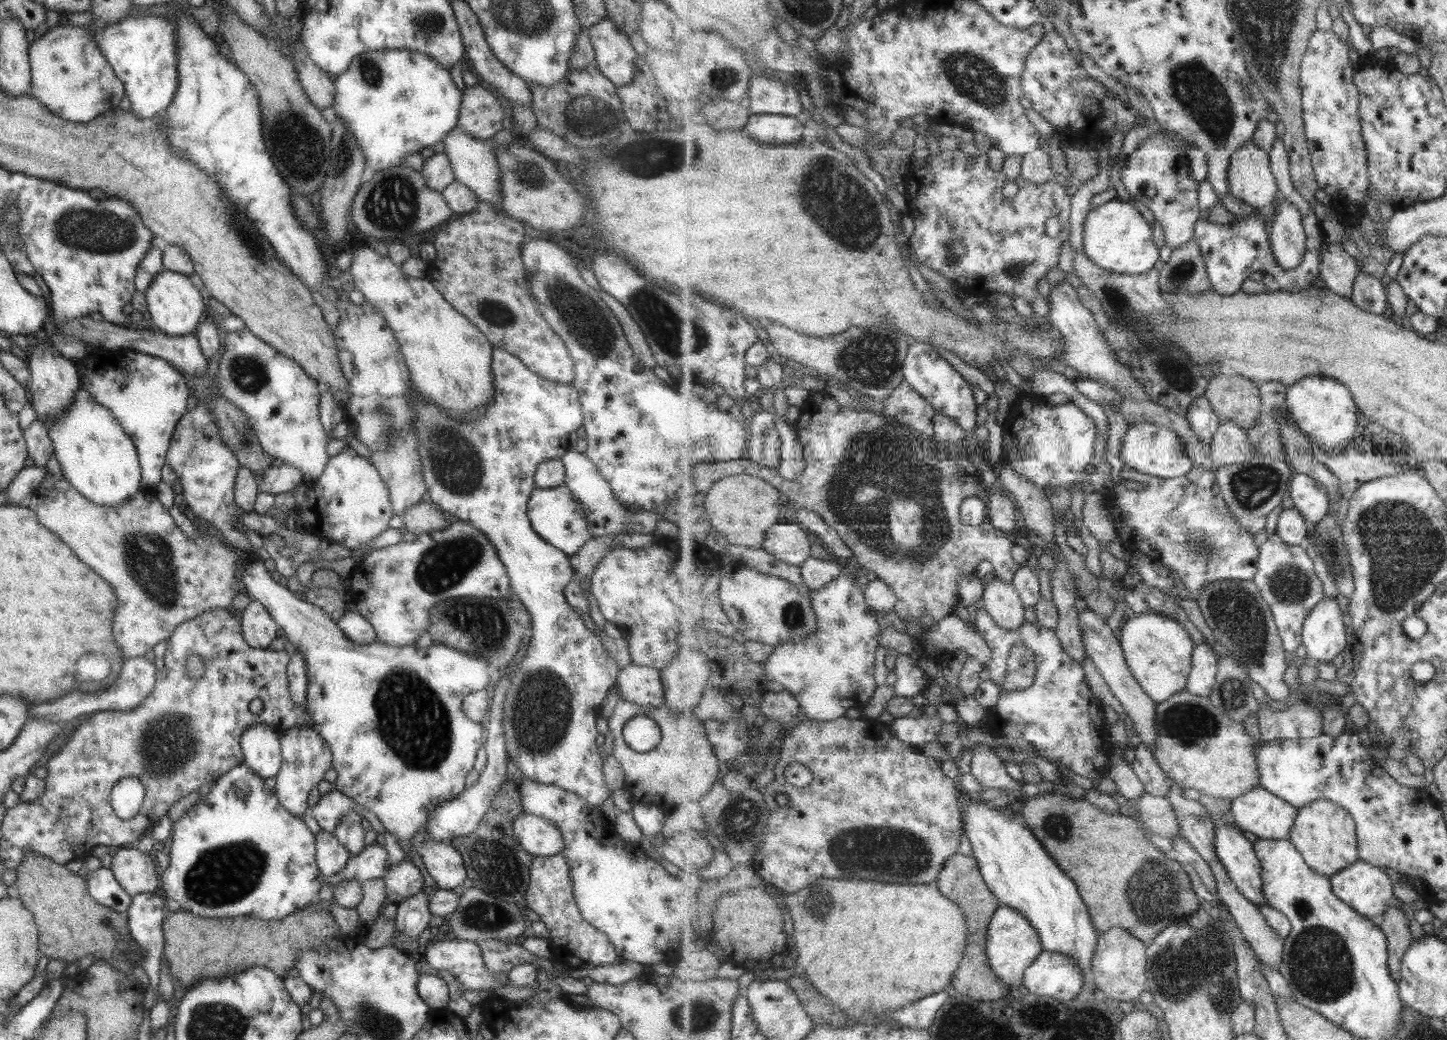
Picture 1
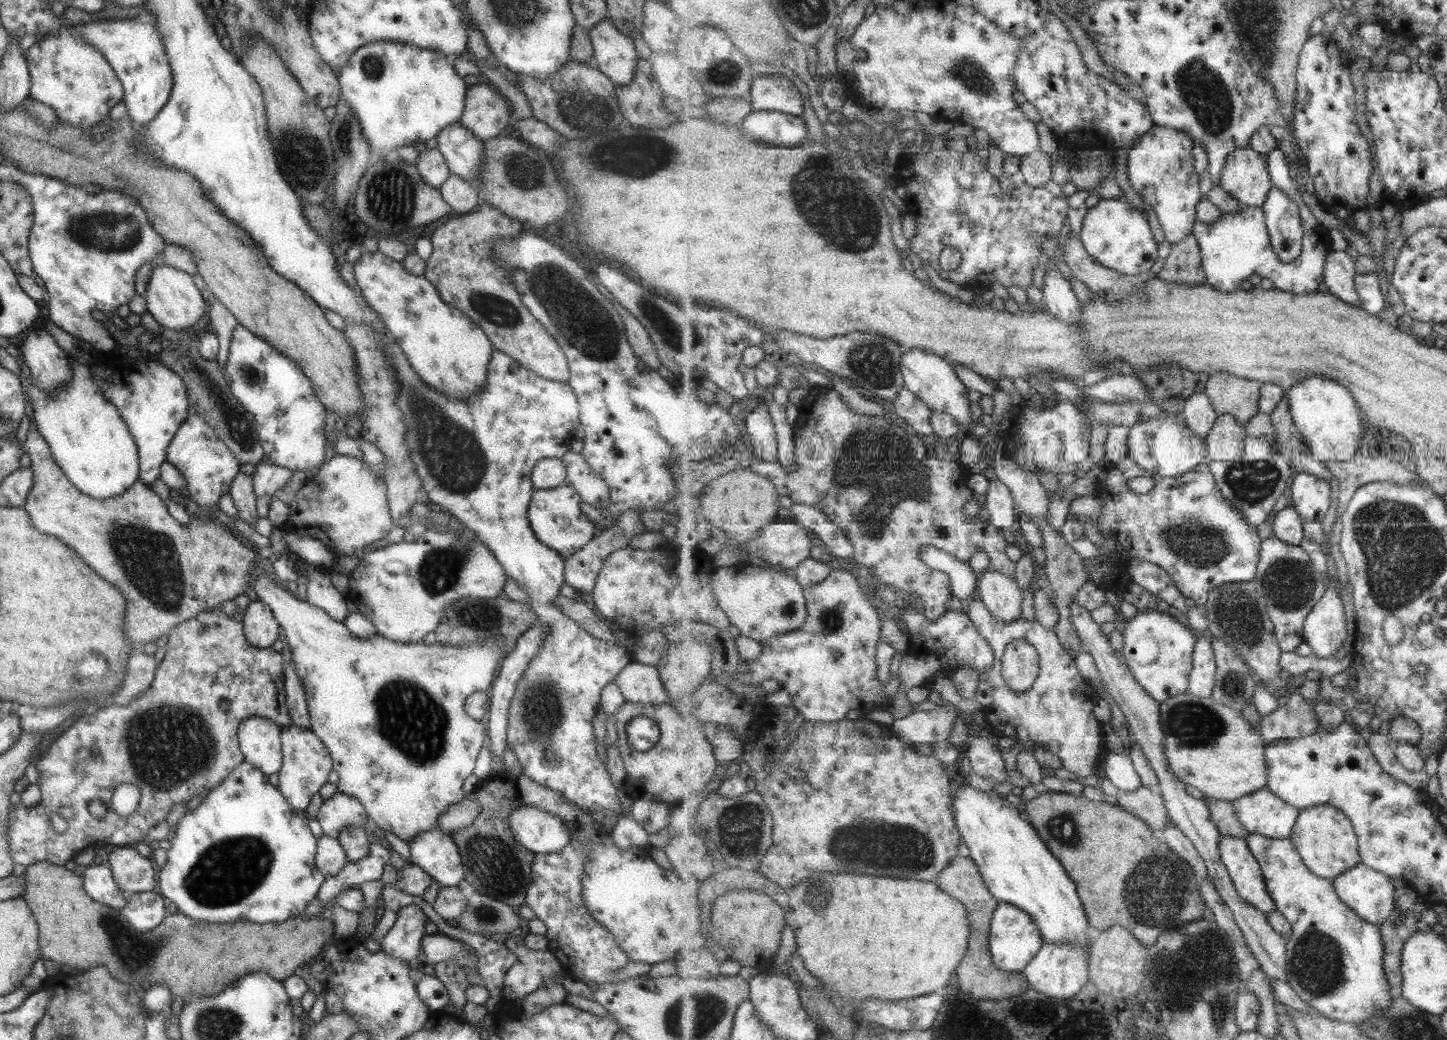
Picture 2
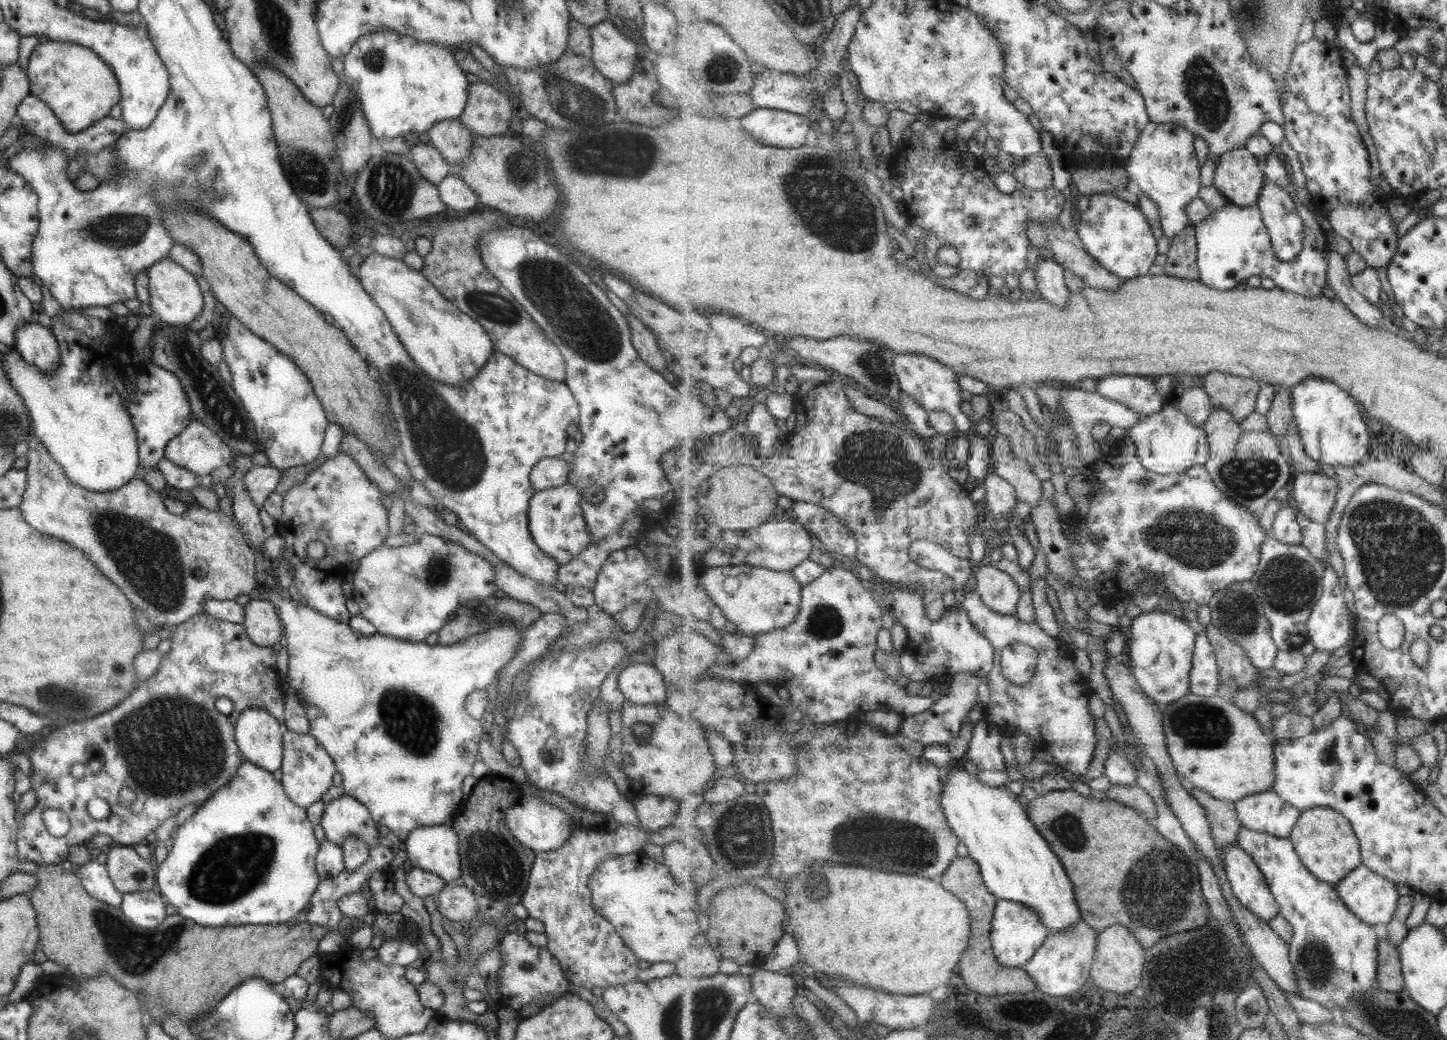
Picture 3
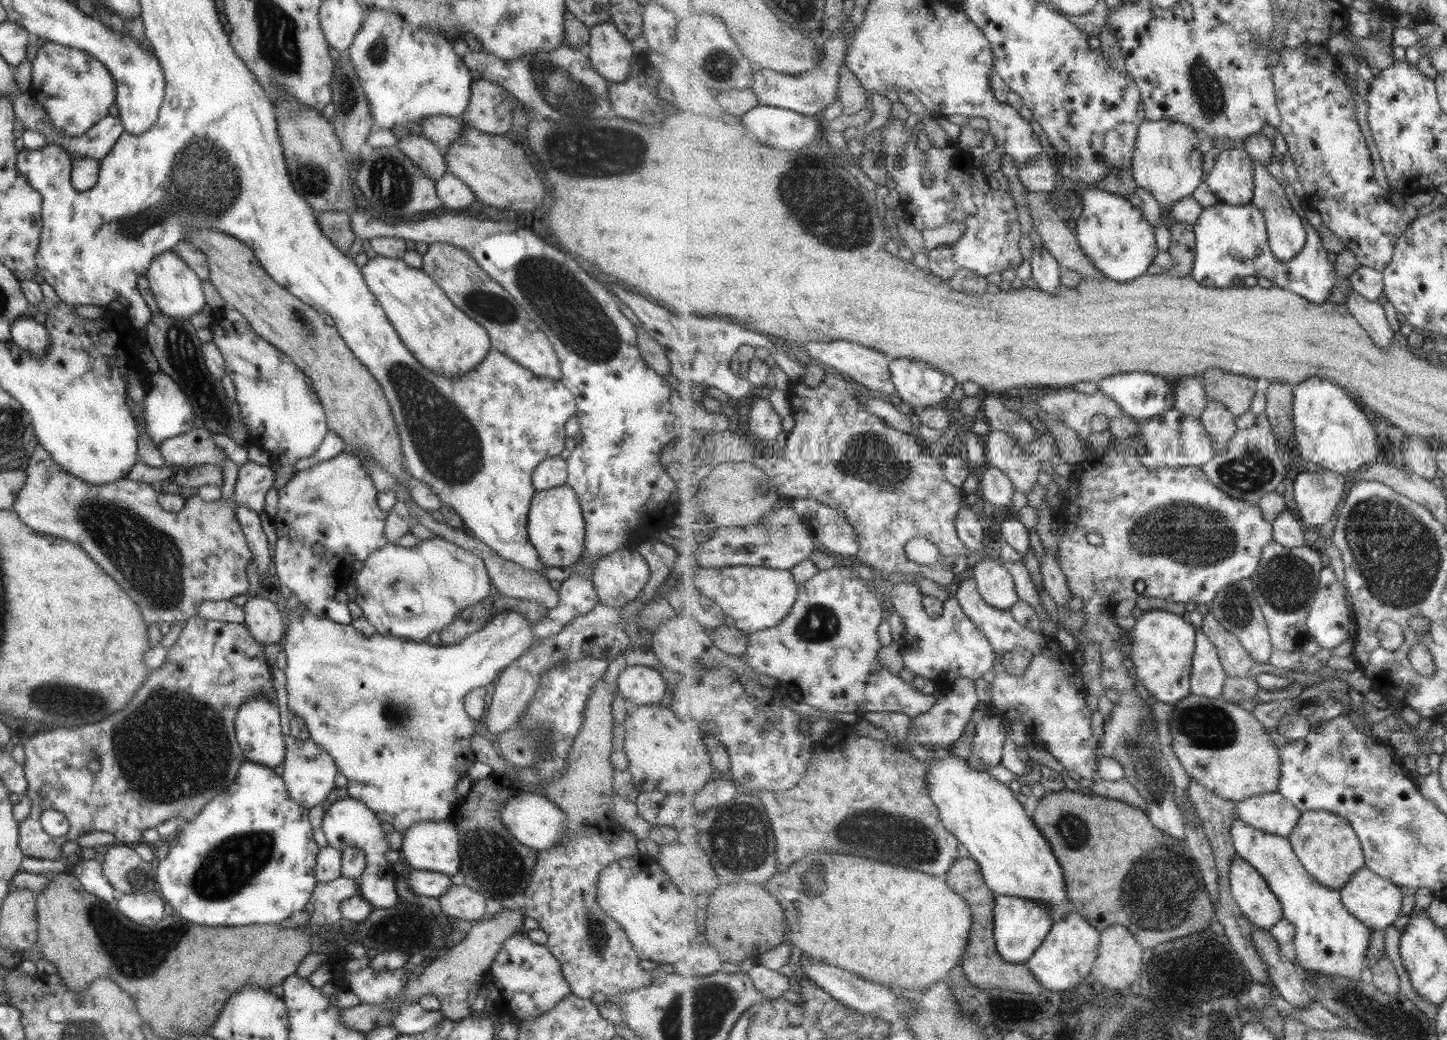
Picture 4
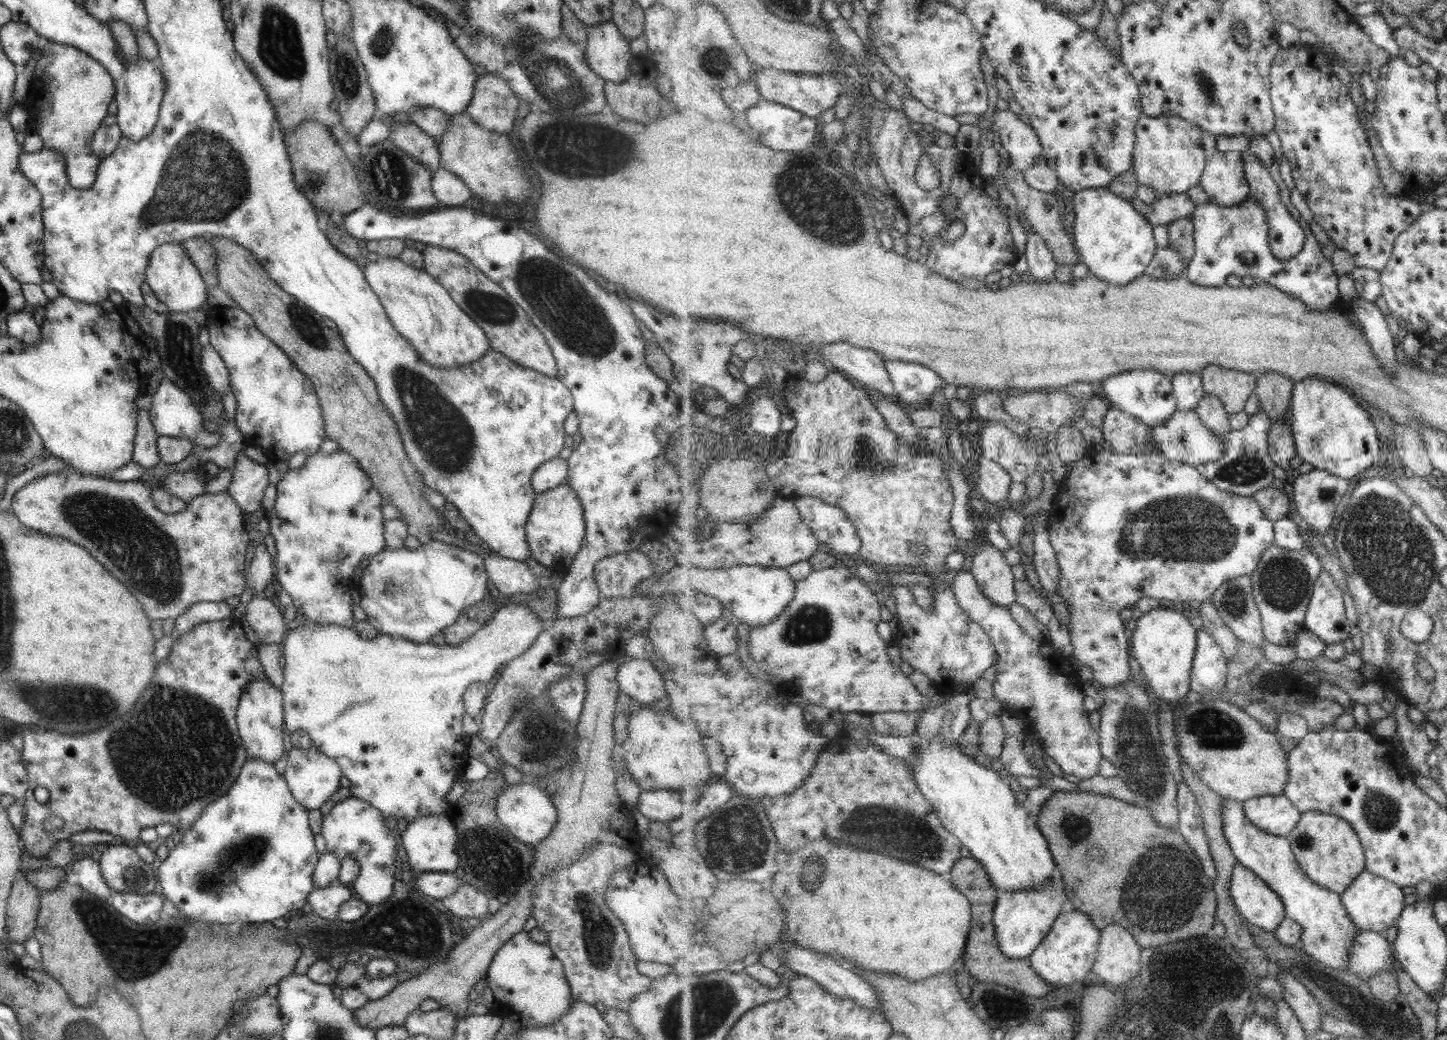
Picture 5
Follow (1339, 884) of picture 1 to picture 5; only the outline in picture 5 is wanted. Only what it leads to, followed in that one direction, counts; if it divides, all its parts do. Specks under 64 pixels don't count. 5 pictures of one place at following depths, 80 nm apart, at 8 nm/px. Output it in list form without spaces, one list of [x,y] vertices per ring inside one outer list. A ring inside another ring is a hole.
[[[1365,869],[1353,885],[1341,895],[1341,898],[1348,913],[1352,915],[1353,922],[1360,927],[1360,930],[1373,930],[1383,934],[1387,928],[1396,924],[1407,905],[1406,895],[1401,889],[1402,887],[1397,886],[1395,882]]]

